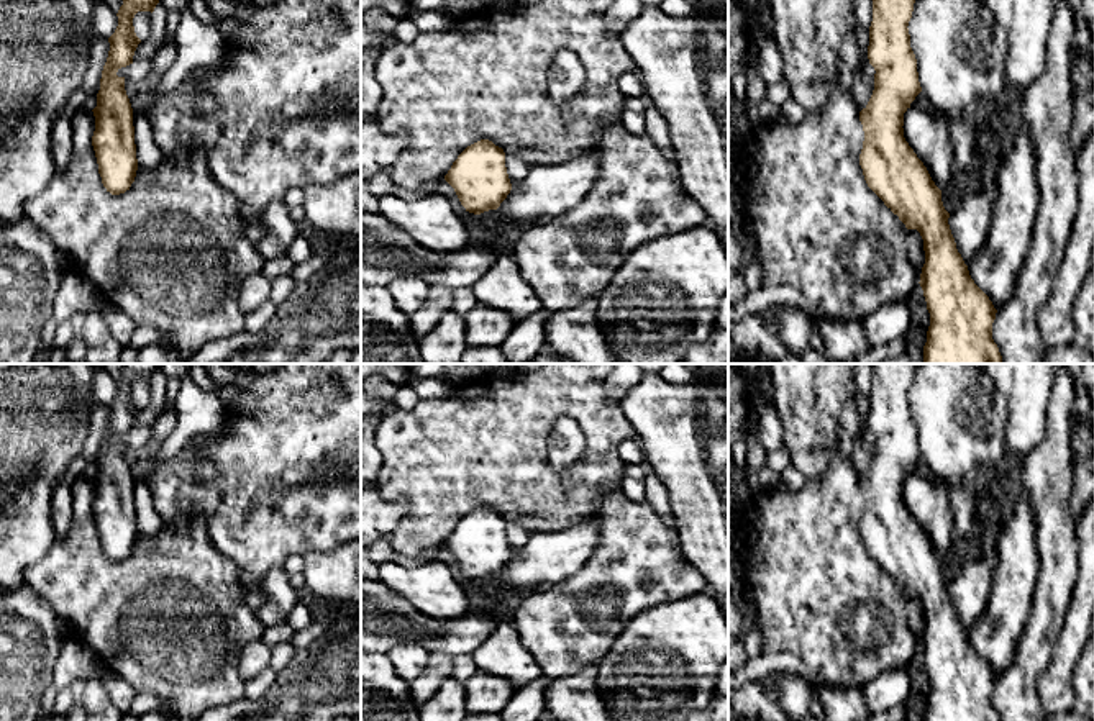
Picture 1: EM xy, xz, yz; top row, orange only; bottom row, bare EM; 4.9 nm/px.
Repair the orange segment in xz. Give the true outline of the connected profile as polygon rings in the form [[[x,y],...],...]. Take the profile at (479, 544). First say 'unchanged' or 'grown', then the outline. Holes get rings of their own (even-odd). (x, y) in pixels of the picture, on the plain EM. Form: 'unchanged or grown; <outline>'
unchanged; [[[489,506],[467,513],[444,547],[454,555],[466,578],[474,582],[497,577],[512,557],[505,519]]]

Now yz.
unchanged; [[[871,364],[873,388],[869,393],[868,426],[874,434],[874,457],[859,478],[864,498],[859,533],[868,554],[899,583],[907,596],[917,596],[923,606],[925,631],[920,654],[930,680],[930,693],[923,721],[1001,721],[992,706],[997,677],[989,664],[974,651],[968,633],[956,616],[941,569],[941,557],[927,534],[904,505],[904,480],[922,459],[917,426],[910,415],[909,388],[917,364]]]

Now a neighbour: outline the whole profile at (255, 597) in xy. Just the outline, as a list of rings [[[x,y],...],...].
[[[259,582],[244,585],[243,605],[256,613],[267,601],[266,592],[261,588]]]

